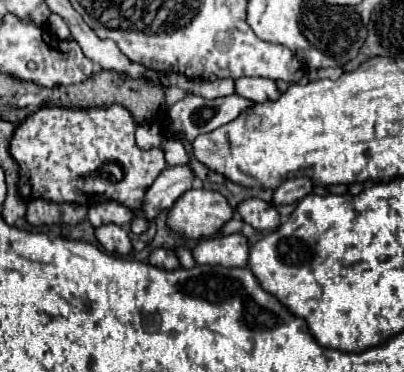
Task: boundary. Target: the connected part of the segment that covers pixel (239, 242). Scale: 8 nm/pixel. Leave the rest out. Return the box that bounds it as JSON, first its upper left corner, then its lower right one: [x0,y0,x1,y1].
[192,231,248,267]

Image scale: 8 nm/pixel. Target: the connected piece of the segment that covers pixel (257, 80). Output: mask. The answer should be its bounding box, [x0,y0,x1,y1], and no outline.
[234,77,278,101]

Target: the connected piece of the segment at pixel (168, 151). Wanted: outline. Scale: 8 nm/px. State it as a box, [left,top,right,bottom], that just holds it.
[162,137,190,167]

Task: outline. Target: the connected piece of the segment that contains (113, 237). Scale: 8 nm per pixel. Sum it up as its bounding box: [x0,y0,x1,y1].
[96,225,132,255]

